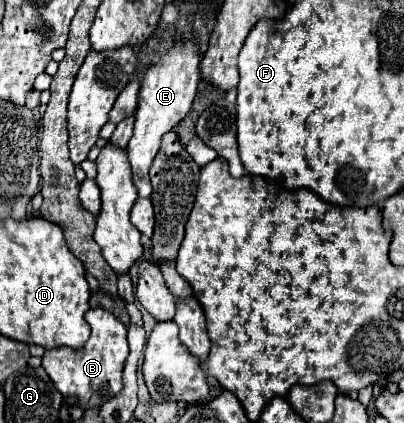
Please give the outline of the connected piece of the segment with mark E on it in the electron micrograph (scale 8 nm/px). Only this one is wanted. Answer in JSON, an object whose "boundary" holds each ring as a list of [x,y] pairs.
{"boundary":[[[193,40],[177,42],[161,60],[159,64],[151,66],[143,78],[141,90],[139,90],[139,104],[137,104],[137,120],[133,136],[127,144],[129,162],[133,168],[133,184],[137,186],[137,192],[141,198],[151,196],[151,182],[149,182],[149,166],[153,164],[153,158],[157,156],[157,150],[161,148],[161,136],[175,128],[183,120],[183,112],[189,112],[197,84],[201,80],[199,72],[199,50]]]}

